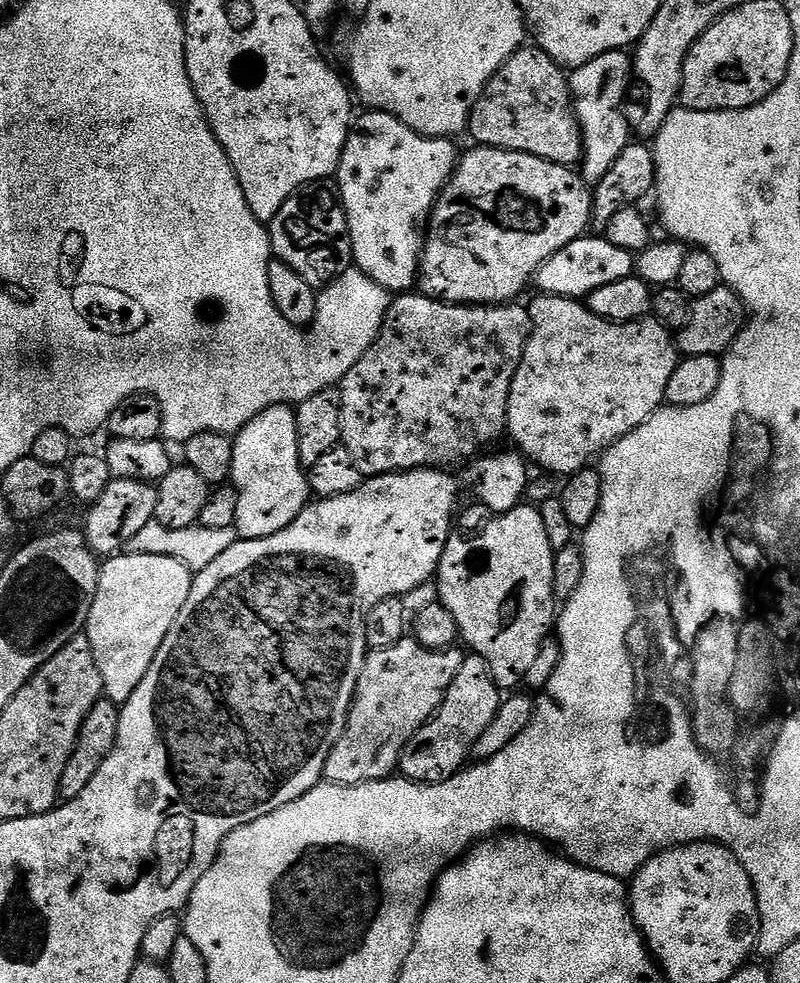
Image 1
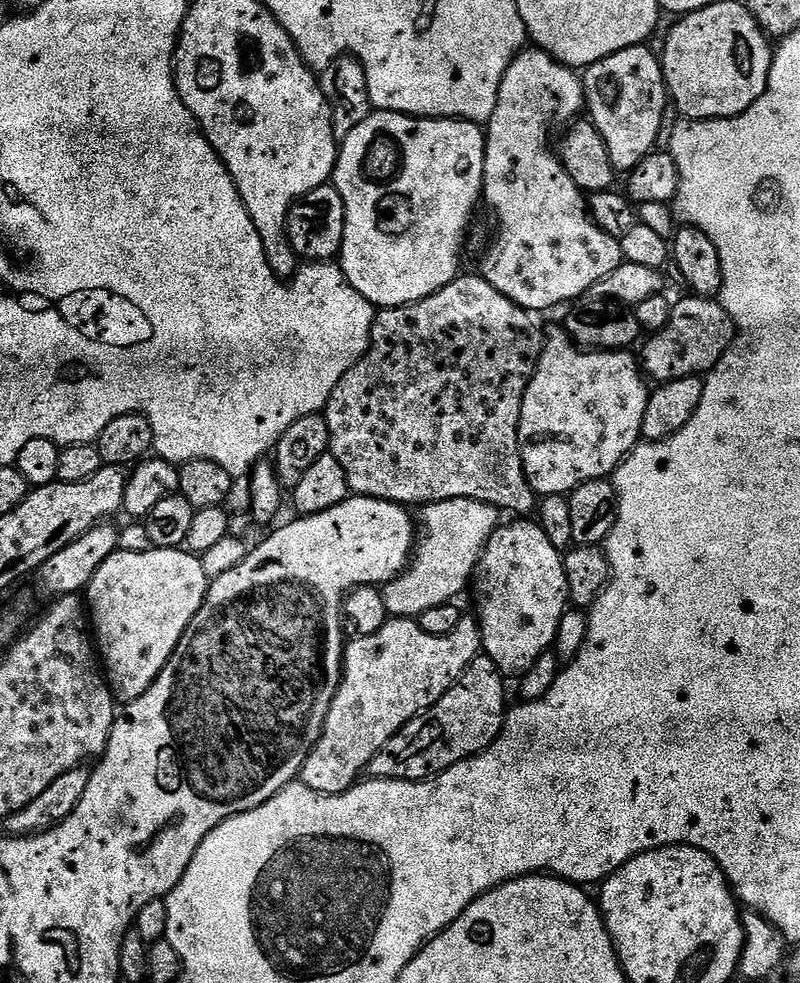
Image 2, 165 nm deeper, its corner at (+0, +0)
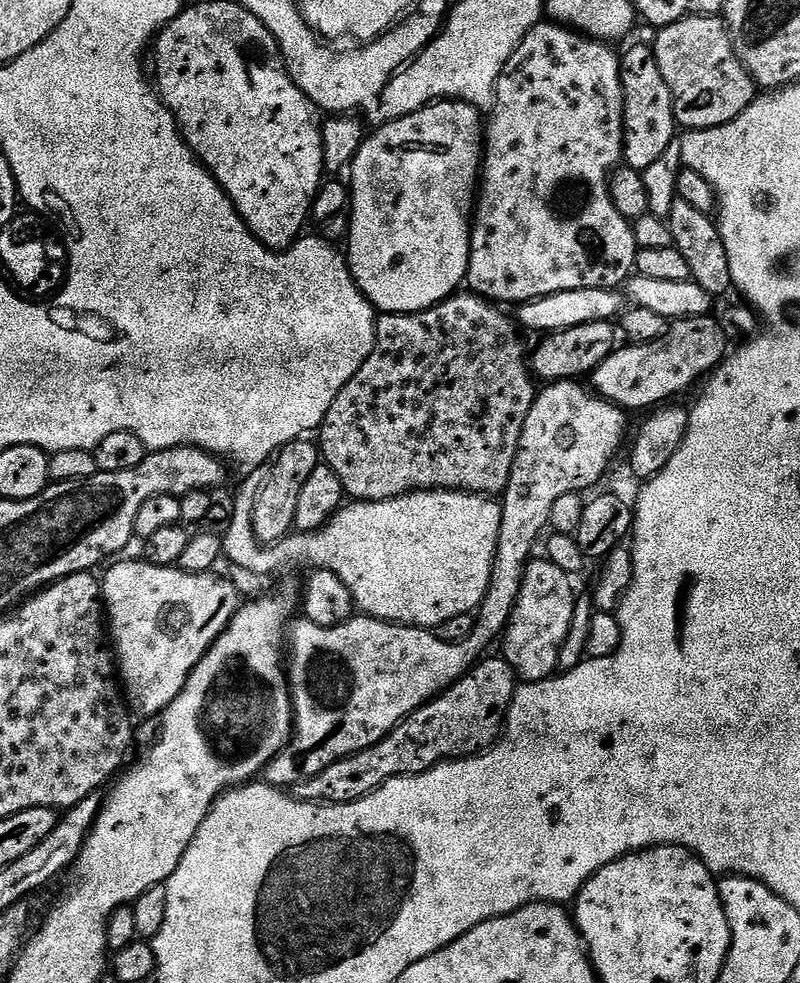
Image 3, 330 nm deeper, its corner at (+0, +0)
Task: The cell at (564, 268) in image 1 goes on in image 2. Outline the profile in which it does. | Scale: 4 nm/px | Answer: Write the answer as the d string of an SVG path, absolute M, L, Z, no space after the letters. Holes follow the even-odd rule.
M528 46L502 78L494 114L486 125L482 200L492 207L500 229L484 256L482 275L518 306L541 314L579 296L587 297L595 284L622 263L619 239L600 229L585 209L560 200L540 204L540 184L572 184L564 163L548 145L548 131L559 124L571 125L585 108L581 73L560 64L550 53Z

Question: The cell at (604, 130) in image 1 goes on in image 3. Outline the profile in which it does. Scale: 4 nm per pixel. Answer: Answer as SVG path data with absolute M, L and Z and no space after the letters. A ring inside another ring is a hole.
M636 44L628 53L620 56L620 81L624 91L624 154L623 163L637 172L647 173L647 168L652 168L668 152L668 147L673 147L678 136L676 115L672 112L672 95L670 86L666 86L666 78L662 78L662 70L658 70L655 51L644 44Z

